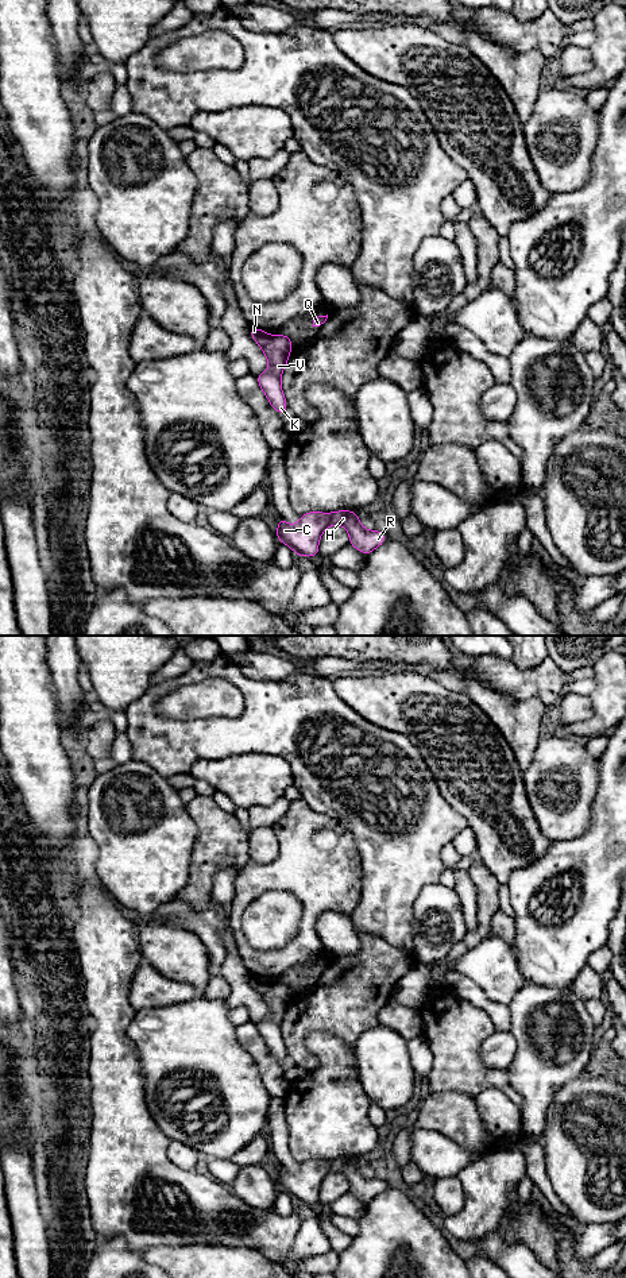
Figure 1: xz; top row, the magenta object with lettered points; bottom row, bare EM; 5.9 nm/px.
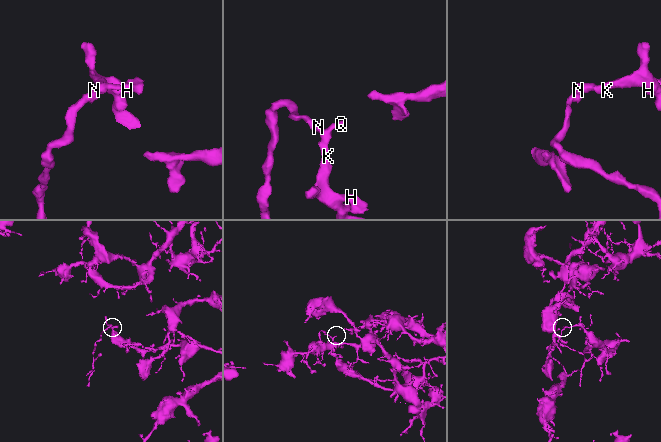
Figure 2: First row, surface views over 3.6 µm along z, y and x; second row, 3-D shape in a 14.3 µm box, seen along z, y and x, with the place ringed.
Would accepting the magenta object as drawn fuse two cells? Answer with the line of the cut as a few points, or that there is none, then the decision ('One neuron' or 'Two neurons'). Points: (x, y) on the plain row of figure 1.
Split along xz (271, 984), (262, 995). Two neurons

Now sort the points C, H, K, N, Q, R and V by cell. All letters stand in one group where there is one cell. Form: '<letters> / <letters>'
C H K Q R V / N

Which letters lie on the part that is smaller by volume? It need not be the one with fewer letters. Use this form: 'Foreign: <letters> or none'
Foreign: N

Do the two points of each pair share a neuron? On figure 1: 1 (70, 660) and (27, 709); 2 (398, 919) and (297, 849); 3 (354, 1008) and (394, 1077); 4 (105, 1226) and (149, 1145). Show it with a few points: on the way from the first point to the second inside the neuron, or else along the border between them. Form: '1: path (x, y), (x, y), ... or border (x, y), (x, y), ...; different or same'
1: border (45, 649), (46, 665), (50, 672), (58, 709); different
2: border (360, 860), (359, 902), (350, 914); different
3: border (378, 1022), (366, 1029), (352, 1046); different
4: path (119, 1205), (119, 1200), (128, 1190), (128, 1165); same

